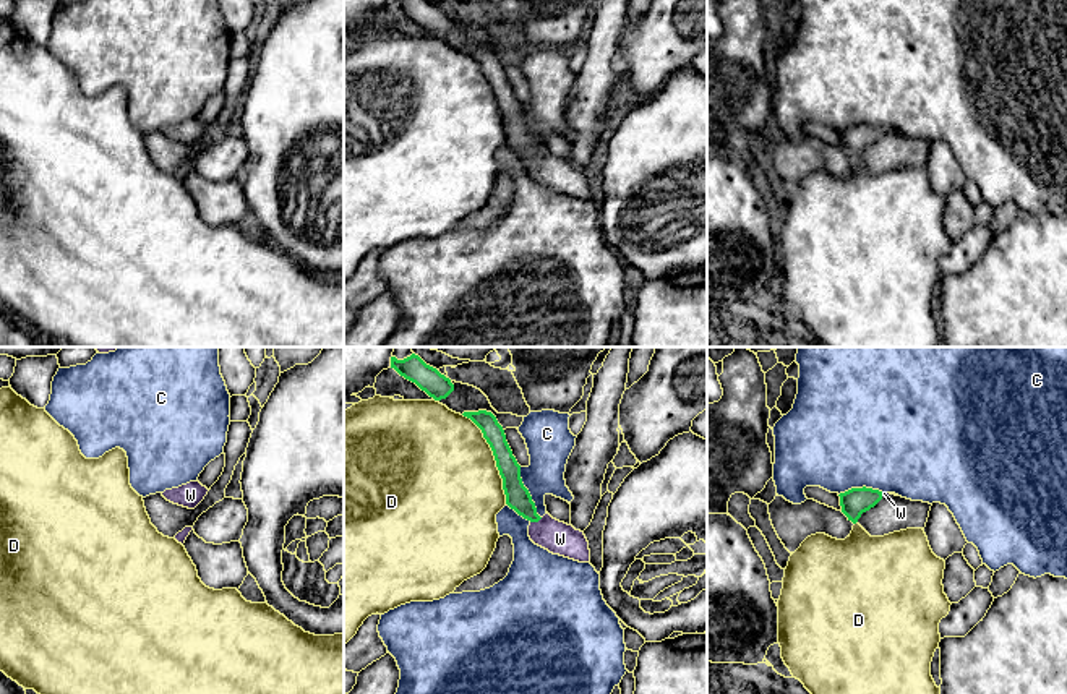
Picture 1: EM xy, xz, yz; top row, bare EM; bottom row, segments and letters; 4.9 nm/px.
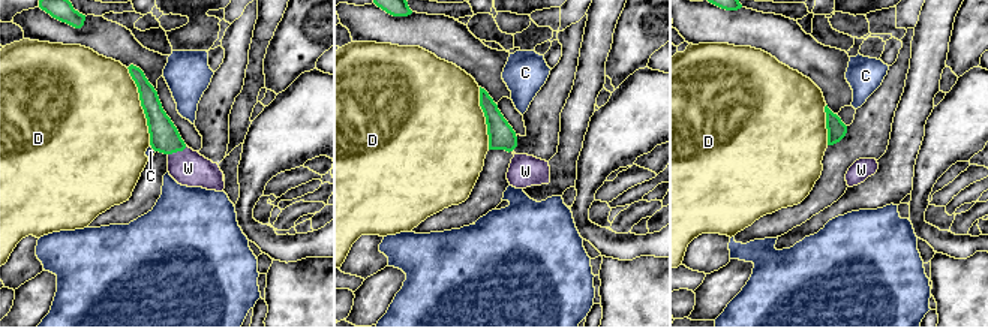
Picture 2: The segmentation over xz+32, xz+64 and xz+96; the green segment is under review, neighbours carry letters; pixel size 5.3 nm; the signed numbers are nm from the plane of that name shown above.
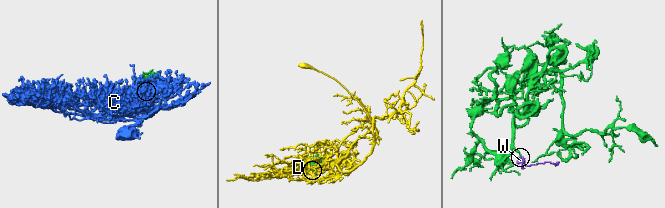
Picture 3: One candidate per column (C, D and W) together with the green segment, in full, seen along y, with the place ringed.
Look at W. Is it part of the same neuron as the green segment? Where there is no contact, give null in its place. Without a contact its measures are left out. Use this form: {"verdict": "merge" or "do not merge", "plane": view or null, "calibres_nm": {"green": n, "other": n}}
{"verdict": "merge", "plane": "xz", "calibres_nm": {"green": 120, "other": 160}}

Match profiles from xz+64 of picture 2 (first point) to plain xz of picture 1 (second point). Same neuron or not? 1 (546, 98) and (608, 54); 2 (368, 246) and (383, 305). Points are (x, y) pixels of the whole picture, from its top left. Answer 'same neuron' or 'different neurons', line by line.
1: same neuron
2: different neurons

